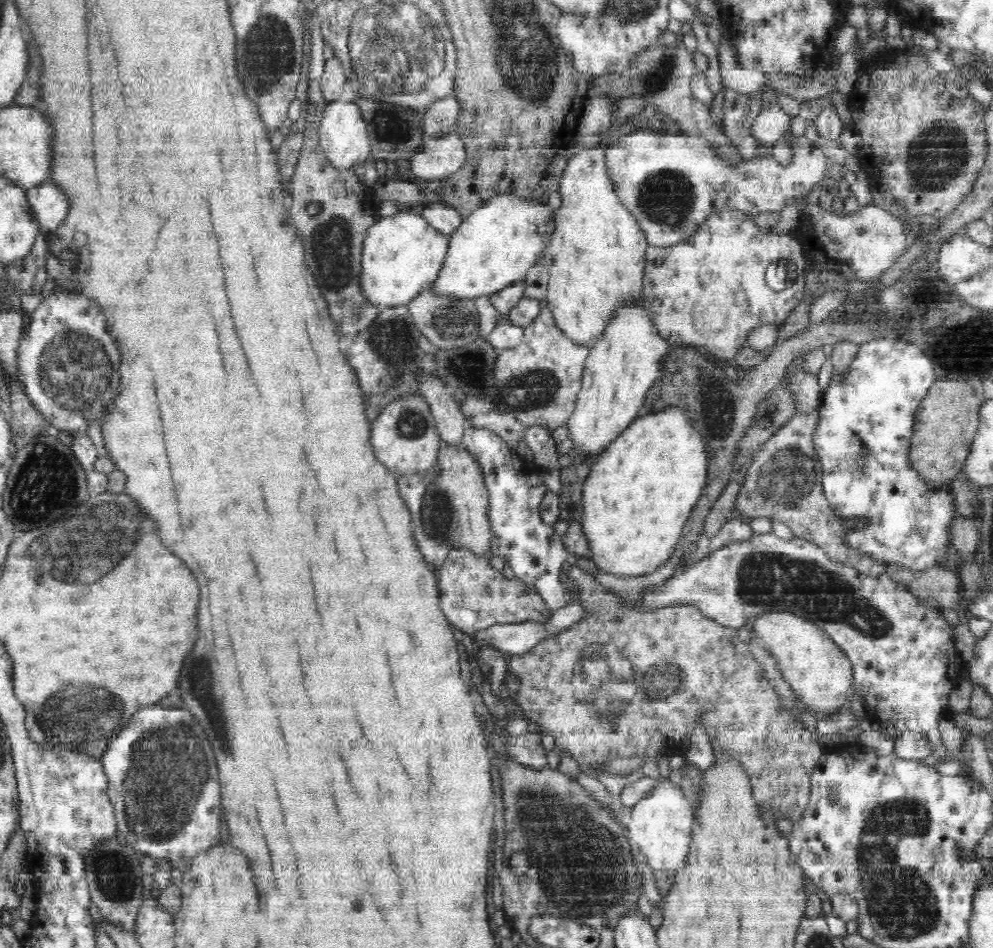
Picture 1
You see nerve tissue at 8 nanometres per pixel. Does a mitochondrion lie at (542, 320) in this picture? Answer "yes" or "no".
no

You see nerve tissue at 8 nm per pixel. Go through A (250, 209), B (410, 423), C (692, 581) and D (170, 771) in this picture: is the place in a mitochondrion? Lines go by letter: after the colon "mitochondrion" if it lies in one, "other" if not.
A: other
B: mitochondrion
C: other
D: mitochondrion

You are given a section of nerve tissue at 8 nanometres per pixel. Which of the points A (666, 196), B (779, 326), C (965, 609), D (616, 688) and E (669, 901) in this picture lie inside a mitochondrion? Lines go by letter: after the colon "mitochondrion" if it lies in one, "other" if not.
A: mitochondrion
B: other
C: other
D: mitochondrion
E: other

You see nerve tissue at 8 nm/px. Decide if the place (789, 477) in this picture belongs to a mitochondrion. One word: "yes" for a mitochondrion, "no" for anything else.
yes

